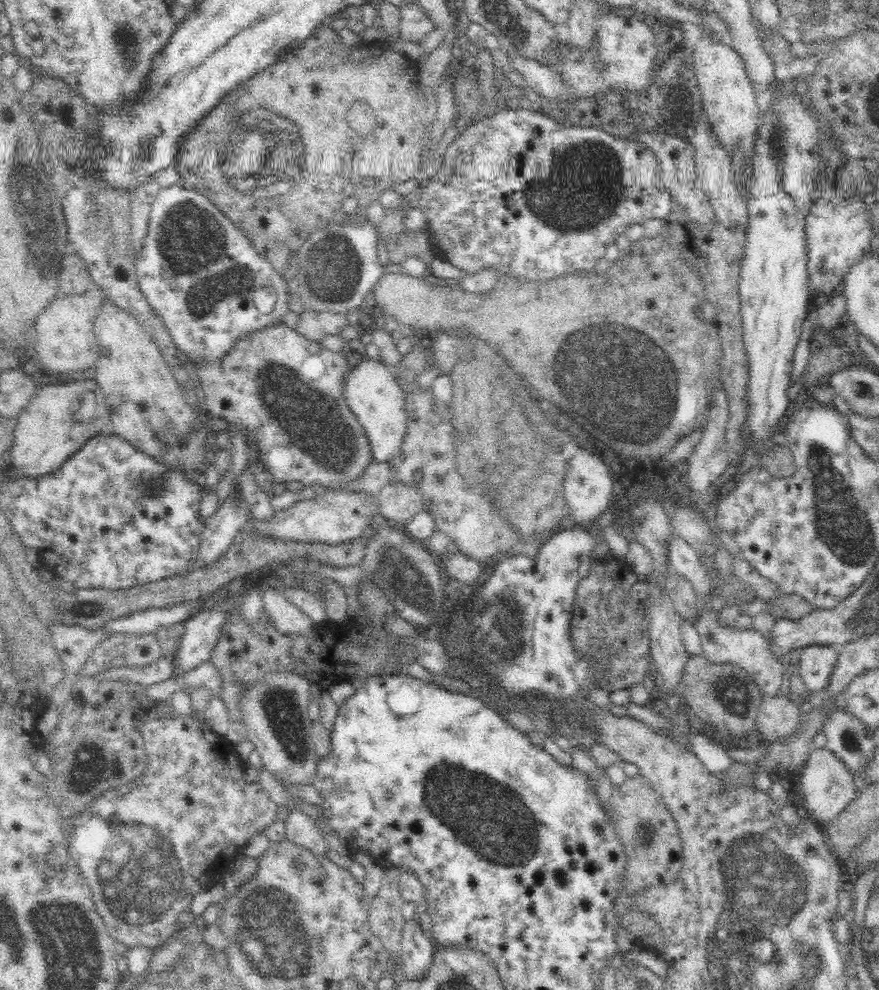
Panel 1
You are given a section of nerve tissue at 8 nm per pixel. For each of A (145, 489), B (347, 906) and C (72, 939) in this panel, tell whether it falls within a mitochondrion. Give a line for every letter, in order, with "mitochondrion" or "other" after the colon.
A: mitochondrion
B: other
C: mitochondrion

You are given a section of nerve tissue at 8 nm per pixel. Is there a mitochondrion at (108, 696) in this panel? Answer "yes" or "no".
no

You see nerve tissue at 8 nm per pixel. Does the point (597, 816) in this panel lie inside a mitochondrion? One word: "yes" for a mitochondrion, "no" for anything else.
no

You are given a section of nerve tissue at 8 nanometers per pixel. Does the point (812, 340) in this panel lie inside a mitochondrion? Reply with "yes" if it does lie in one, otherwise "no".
no

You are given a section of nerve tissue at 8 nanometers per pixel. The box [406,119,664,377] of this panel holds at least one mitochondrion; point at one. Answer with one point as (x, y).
(579, 191)

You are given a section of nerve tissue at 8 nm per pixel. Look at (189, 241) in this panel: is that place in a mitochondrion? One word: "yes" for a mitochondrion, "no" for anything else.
yes

